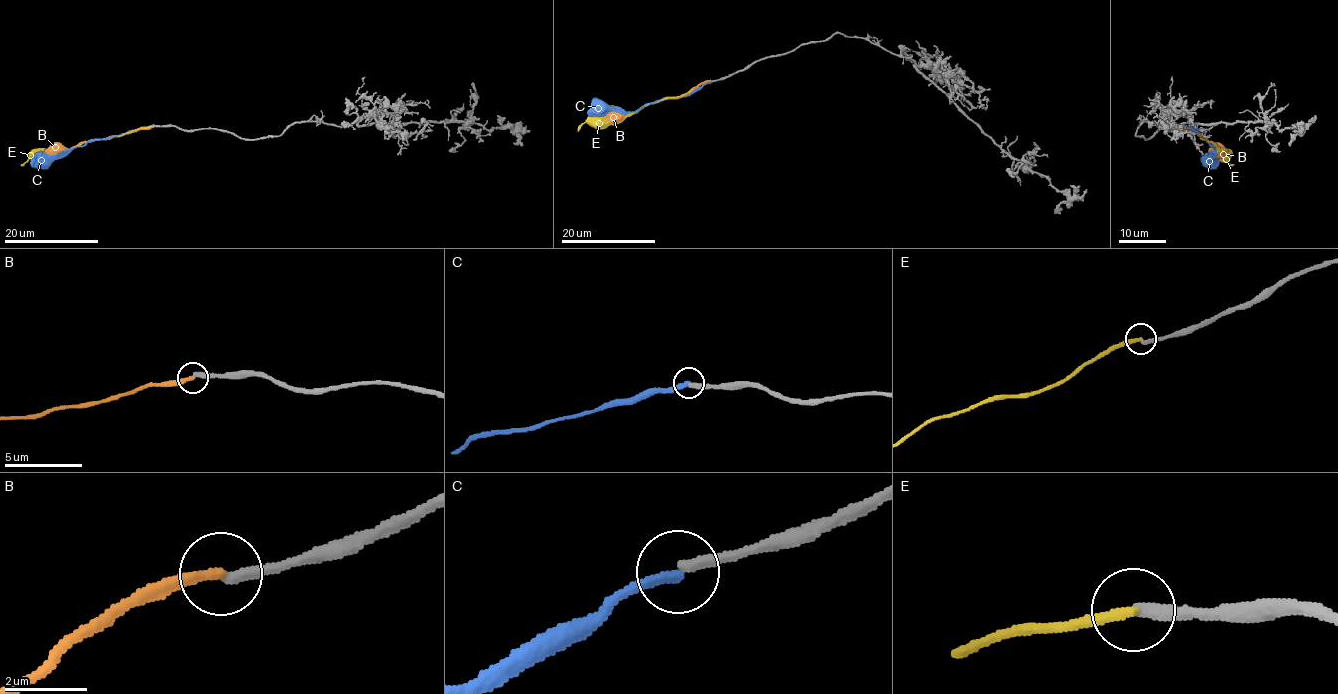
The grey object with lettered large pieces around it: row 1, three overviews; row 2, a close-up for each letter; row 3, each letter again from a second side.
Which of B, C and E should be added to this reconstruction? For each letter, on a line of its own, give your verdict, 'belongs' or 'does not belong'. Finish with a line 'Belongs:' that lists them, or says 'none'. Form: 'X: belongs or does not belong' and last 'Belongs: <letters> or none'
B: does not belong
C: belongs
E: does not belong
Belongs: C

